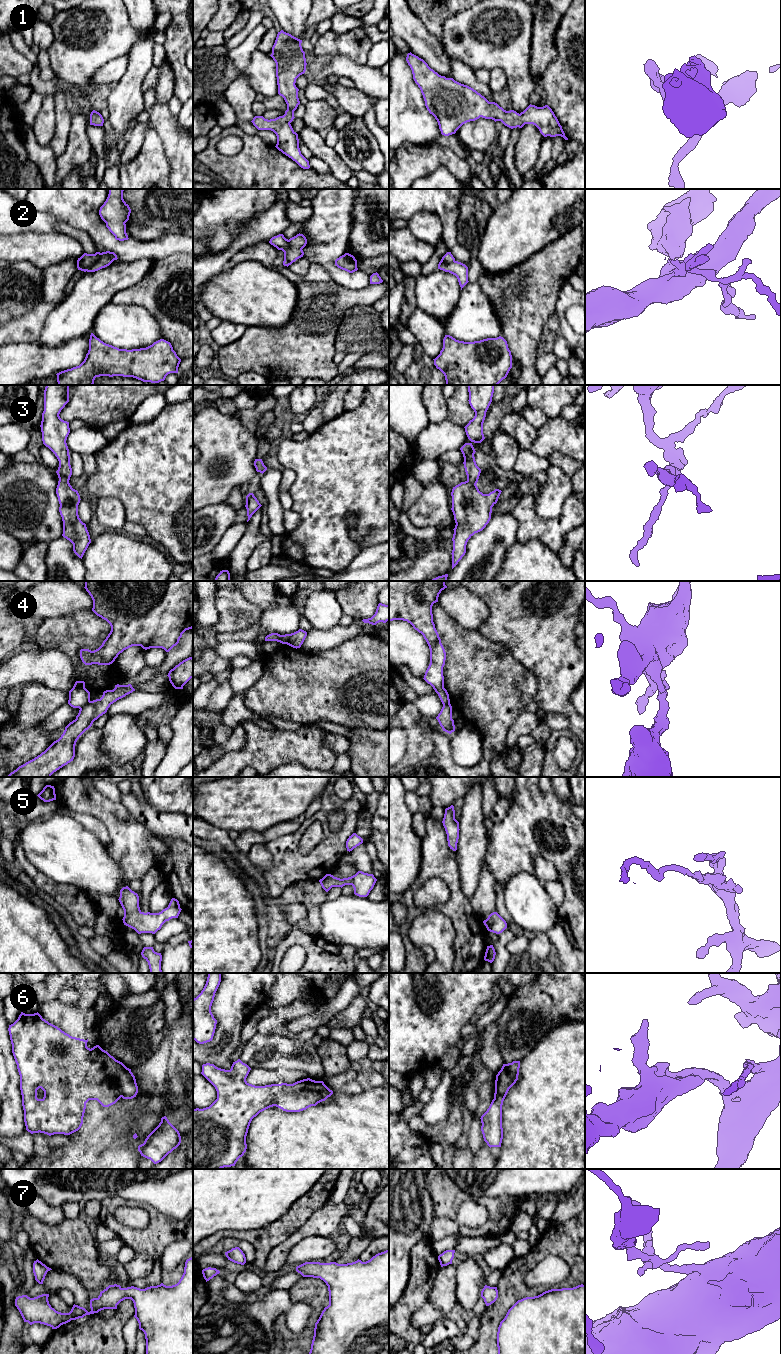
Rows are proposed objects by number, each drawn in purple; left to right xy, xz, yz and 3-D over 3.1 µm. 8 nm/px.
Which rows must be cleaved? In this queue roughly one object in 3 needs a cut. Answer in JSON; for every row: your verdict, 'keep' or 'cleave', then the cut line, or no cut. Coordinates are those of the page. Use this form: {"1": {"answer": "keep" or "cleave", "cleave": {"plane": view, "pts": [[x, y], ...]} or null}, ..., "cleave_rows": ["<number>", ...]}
{"1": {"answer": "keep", "cleave": null}, "2": {"answer": "cleave", "cleave": {"plane": "xy", "pts": [[102, 253], [86, 270]]}}, "3": {"answer": "keep", "cleave": null}, "4": {"answer": "cleave", "cleave": {"plane": "xy", "pts": [[89, 700], [79, 708]]}}, "5": {"answer": "keep", "cleave": null}, "6": {"answer": "keep", "cleave": null}, "7": {"answer": "keep", "cleave": null}, "cleave_rows": ["2", "4"]}

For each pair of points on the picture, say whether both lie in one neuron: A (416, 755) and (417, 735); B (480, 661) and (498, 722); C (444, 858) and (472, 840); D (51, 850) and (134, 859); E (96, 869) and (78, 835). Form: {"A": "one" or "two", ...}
{"A": "one", "B": "one", "C": "two", "D": "two", "E": "one"}

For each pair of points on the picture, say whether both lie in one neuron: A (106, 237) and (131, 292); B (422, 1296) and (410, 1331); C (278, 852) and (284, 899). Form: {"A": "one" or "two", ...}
{"A": "two", "B": "one", "C": "two"}

